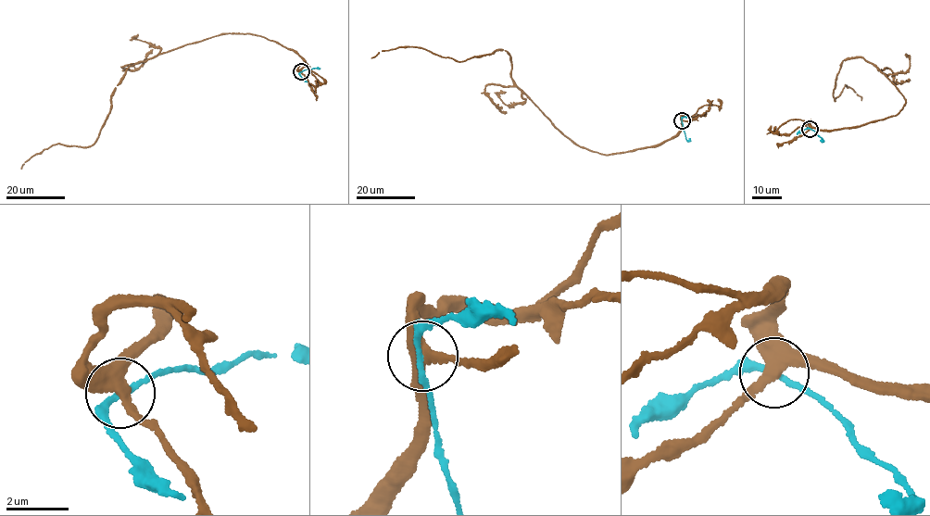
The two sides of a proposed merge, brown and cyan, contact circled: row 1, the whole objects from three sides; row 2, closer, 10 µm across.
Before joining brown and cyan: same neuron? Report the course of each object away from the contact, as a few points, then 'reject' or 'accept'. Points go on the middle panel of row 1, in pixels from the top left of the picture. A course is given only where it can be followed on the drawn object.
course brown (682, 120), (670, 138), (607, 155), (555, 126), (513, 81), (503, 49), (459, 61), (406, 46), (370, 57); course cyan (682, 120), (685, 137), (688, 140), (690, 138); reject

